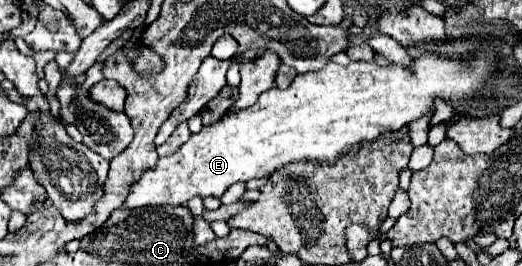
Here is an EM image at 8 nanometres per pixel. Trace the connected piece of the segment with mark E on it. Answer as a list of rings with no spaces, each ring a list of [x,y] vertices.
[[[477,51],[471,61],[455,61],[435,57],[433,53],[423,53],[415,59],[413,75],[403,67],[377,67],[375,61],[351,61],[347,67],[337,63],[327,63],[317,73],[303,73],[293,79],[287,89],[269,89],[265,91],[255,105],[225,113],[217,123],[205,125],[199,133],[191,135],[189,141],[177,149],[169,157],[161,157],[157,165],[145,171],[133,187],[129,187],[129,195],[123,201],[123,209],[139,209],[139,207],[155,207],[155,205],[185,205],[193,197],[221,197],[233,183],[251,181],[271,175],[275,169],[285,167],[295,161],[329,161],[339,157],[345,149],[357,149],[365,139],[377,139],[385,131],[401,129],[409,125],[417,117],[427,111],[435,111],[433,97],[443,97],[447,103],[463,103],[465,95],[477,91],[483,83],[491,83],[491,71],[495,71],[495,53],[493,51]]]

